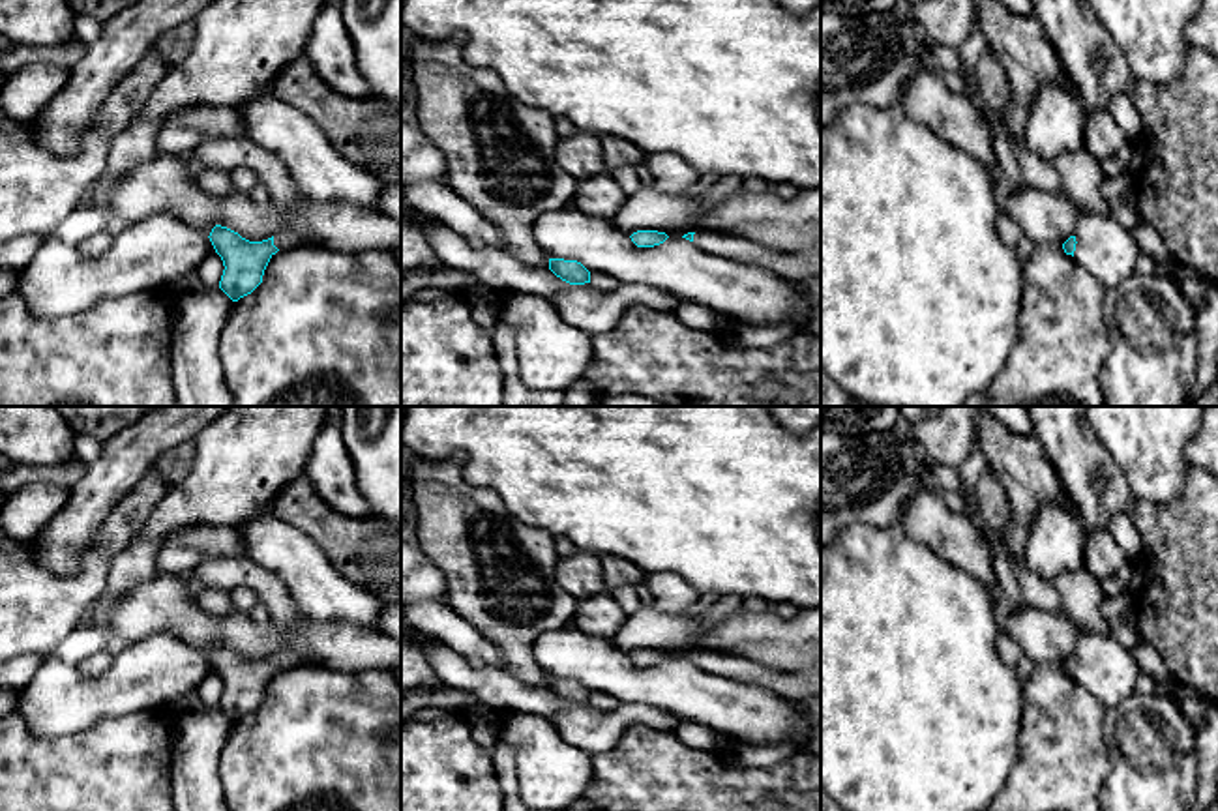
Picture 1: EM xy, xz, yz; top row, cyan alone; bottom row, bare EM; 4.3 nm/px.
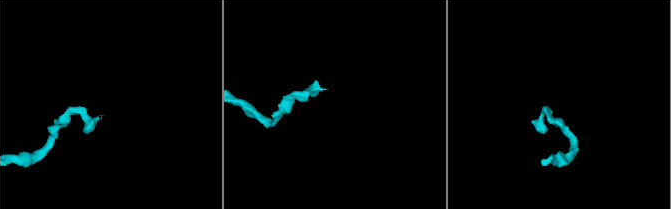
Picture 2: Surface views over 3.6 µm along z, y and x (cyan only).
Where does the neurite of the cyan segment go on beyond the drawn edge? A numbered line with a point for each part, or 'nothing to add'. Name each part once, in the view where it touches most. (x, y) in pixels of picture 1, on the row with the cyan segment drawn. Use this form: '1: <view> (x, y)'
1: xy (285, 240)

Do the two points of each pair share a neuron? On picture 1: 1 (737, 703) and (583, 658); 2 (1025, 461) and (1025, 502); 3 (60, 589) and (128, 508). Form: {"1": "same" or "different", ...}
{"1": "same", "2": "same", "3": "same"}

